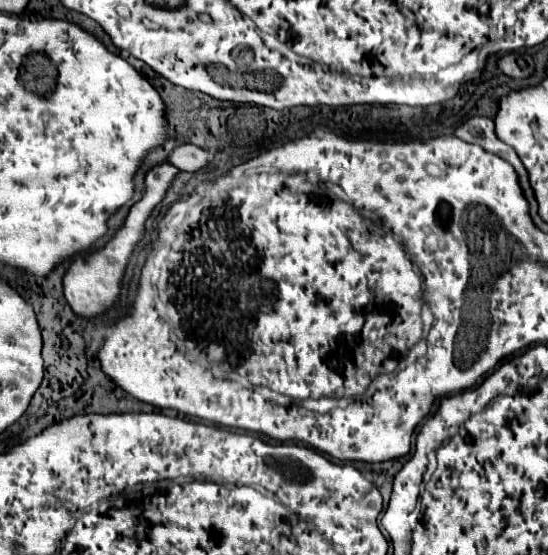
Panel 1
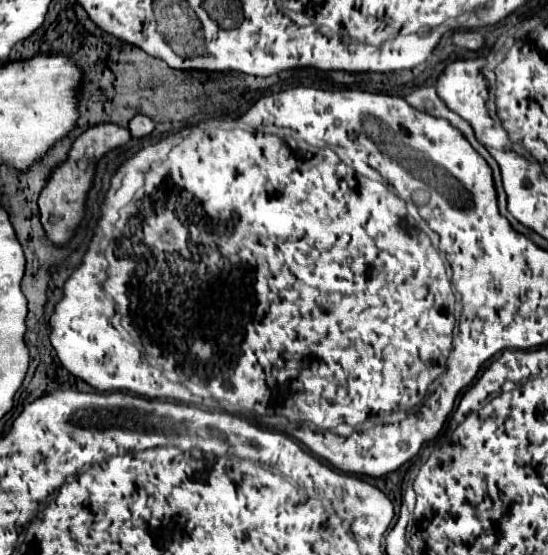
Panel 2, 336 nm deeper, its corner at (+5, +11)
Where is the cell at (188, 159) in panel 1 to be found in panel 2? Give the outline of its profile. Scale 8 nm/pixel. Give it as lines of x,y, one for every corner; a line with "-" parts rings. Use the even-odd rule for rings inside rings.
136,115
136,117
130,121
128,131
132,133
132,137
140,139
140,137
144,137
144,135
150,135
150,133
154,131
154,127
156,127
156,123
154,123
150,117
146,117
146,115

